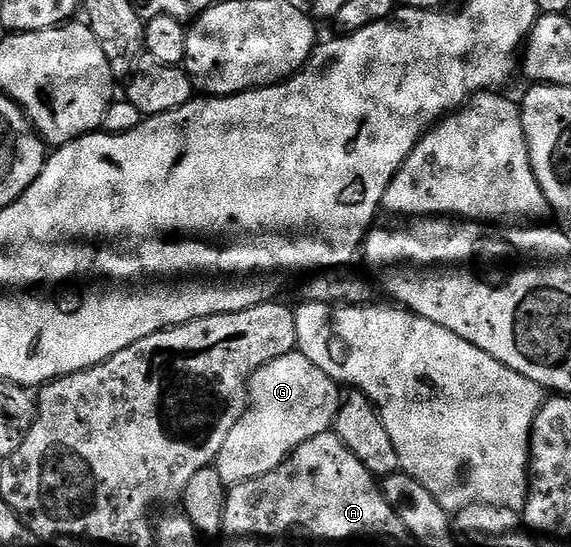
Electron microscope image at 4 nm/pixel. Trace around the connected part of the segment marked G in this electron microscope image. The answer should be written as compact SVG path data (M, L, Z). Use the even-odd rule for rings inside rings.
M299 350L262 365L248 383L248 408L238 425L230 429L222 453L216 458L214 465L222 481L225 485L241 483L278 469L298 445L306 445L310 437L333 430L341 398L341 384L322 373L322 369Z

